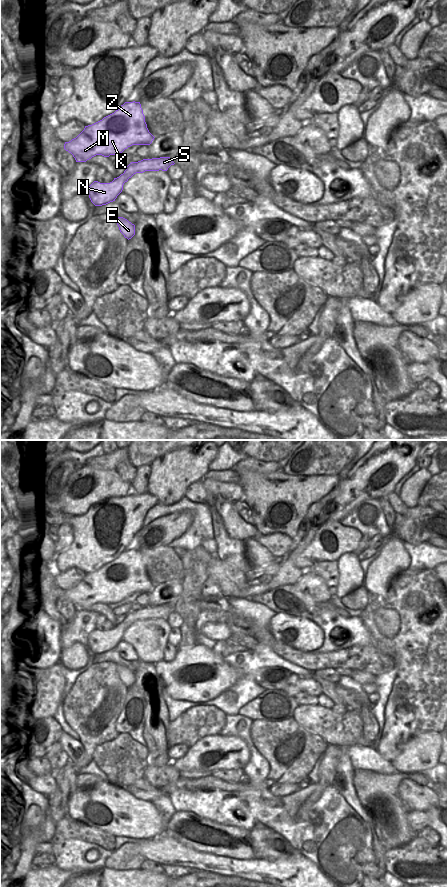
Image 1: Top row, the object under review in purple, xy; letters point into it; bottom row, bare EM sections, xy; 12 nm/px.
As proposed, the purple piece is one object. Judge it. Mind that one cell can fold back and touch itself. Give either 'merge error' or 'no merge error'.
no merge error

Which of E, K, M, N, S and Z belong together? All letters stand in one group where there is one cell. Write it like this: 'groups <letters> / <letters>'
groups E K M N S Z

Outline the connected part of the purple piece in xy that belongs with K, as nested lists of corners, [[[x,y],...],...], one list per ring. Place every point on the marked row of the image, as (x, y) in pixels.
[[[133,101],[125,102],[114,113],[85,126],[76,138],[65,142],[64,149],[73,155],[76,162],[86,162],[96,155],[118,155],[132,145],[150,145],[154,138],[147,128],[140,102]]]

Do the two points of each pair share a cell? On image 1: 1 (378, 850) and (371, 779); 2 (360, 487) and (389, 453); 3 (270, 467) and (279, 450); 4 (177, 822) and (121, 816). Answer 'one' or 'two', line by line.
1: one
2: one
3: two
4: two

